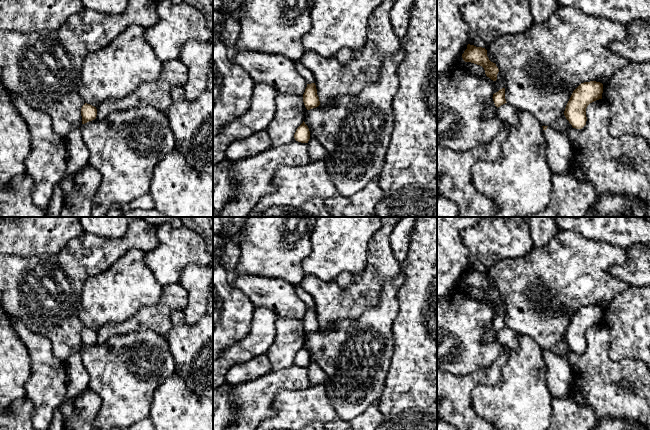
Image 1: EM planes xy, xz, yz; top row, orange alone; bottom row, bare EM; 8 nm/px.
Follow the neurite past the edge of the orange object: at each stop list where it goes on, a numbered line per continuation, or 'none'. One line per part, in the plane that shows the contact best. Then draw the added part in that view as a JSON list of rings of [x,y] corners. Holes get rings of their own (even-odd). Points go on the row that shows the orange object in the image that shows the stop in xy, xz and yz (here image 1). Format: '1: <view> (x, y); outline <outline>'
1: yz (559, 153); outline [[[551,127],[543,130],[547,142],[547,163],[553,174],[568,171],[574,159],[574,152],[570,141],[564,132],[559,132]]]

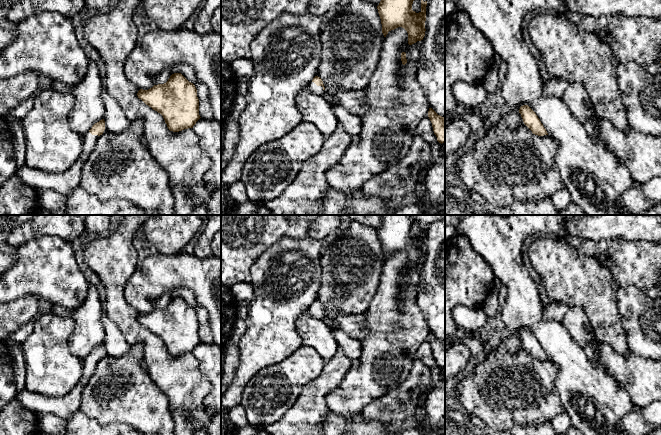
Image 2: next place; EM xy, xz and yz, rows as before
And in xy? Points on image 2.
1: xy (65, 182); outline [[[87,132],[84,136],[84,148],[80,158],[71,168],[60,174],[48,174],[24,165],[17,167],[16,175],[27,185],[34,187],[39,193],[52,189],[62,195],[69,194],[80,187],[82,168],[96,144],[98,135]]]

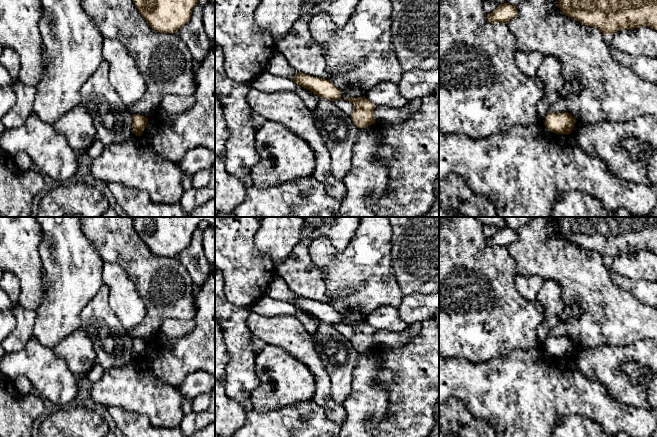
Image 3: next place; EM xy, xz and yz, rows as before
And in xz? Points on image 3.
none

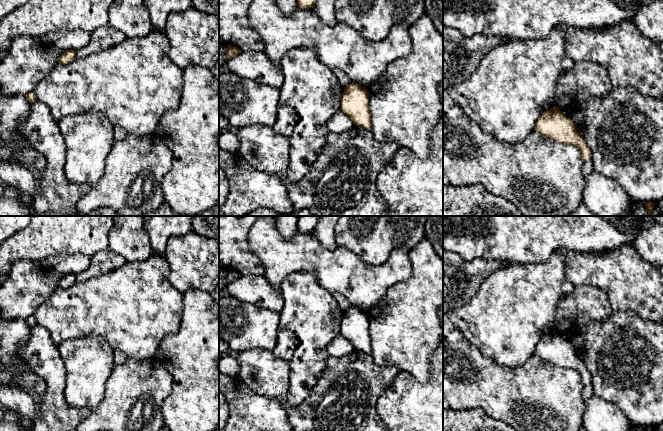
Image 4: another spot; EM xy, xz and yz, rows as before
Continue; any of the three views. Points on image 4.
none

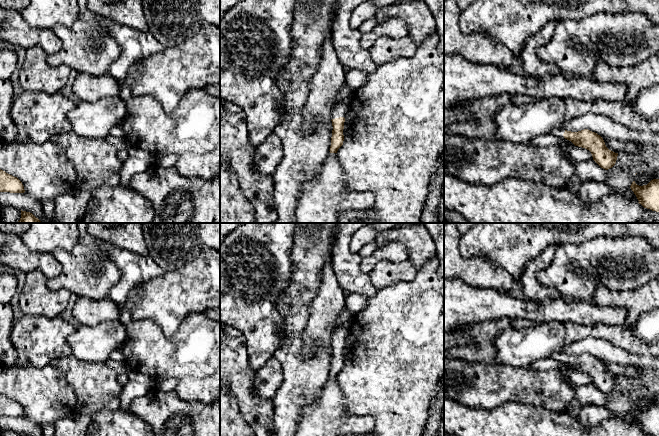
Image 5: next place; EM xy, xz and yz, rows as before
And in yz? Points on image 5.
1: yz (558, 133); outline [[[553,129],[550,134],[563,140],[565,139],[563,136],[564,132],[565,132],[564,129]]]

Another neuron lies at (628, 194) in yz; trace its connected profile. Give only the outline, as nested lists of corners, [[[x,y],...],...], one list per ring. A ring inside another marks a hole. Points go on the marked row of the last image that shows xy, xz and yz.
[[[627,188],[624,192],[622,193],[619,193],[617,195],[621,195],[623,198],[629,200],[629,201],[633,201],[633,202],[636,202],[638,203],[638,199],[636,197],[636,195],[634,194],[634,192],[631,190],[631,188]]]

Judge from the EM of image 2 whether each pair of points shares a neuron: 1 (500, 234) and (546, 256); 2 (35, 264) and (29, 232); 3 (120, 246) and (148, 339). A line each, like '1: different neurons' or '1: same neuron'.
1: different neurons
2: different neurons
3: same neuron

